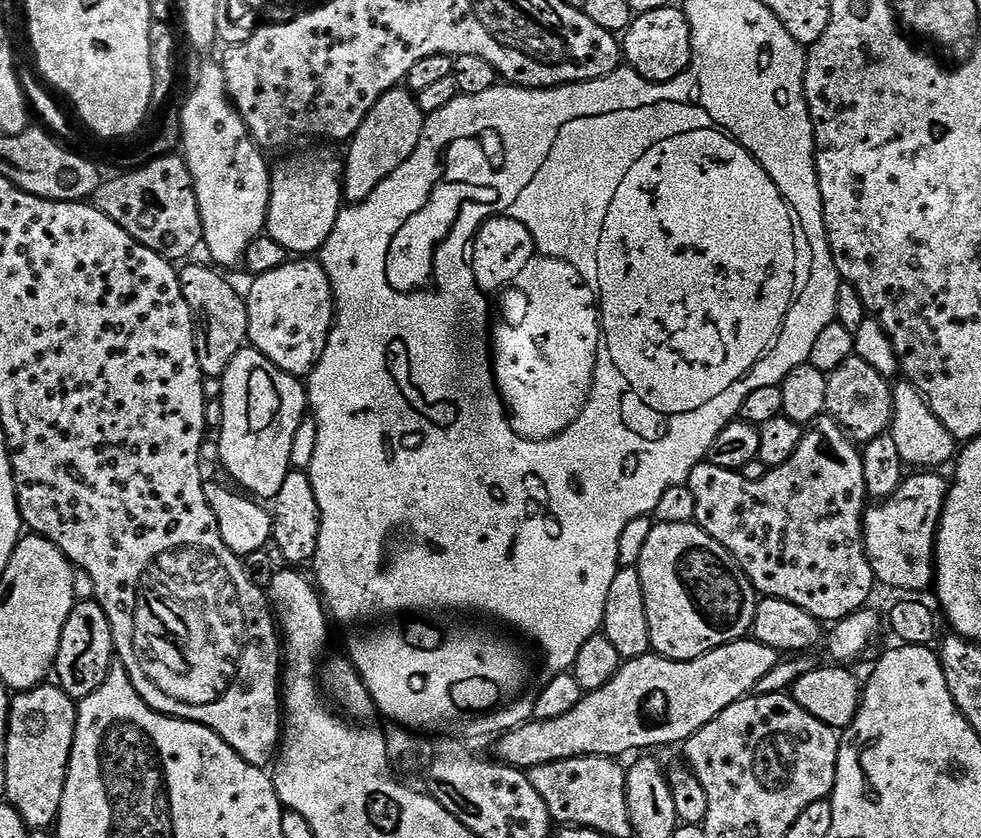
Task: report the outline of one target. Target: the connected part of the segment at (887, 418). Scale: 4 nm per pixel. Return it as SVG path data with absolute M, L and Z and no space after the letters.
M853 354L838 366L838 370L827 373L826 412L857 445L869 444L874 438L885 435L891 429L894 401L893 385L889 377L878 374L870 362Z

